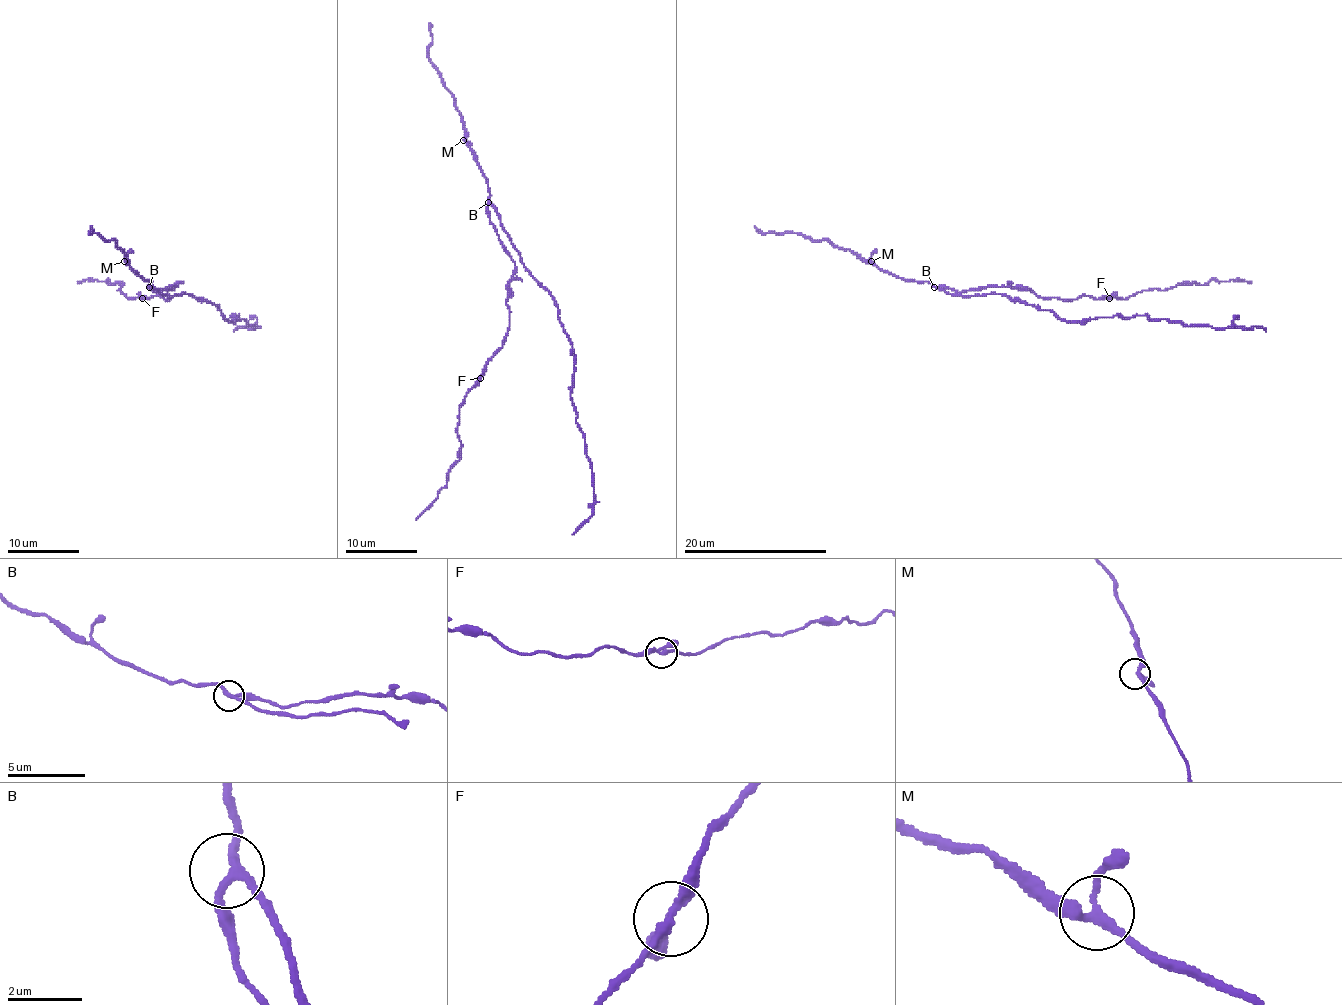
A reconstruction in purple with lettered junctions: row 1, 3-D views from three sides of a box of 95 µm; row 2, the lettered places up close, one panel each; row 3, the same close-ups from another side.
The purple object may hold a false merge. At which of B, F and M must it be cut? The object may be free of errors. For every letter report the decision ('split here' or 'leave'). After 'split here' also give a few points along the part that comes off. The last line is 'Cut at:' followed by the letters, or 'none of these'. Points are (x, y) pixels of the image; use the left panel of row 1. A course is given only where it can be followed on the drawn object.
B: leave
F: leave
M: leave
Cut at: none of these

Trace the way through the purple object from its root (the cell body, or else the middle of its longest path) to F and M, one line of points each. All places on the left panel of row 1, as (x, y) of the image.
F: (155, 288), (149, 287), (155, 292), (176, 287), (167, 292), (169, 299), (160, 296), (142, 297)
M: (155, 288), (151, 281), (146, 281), (124, 261)

